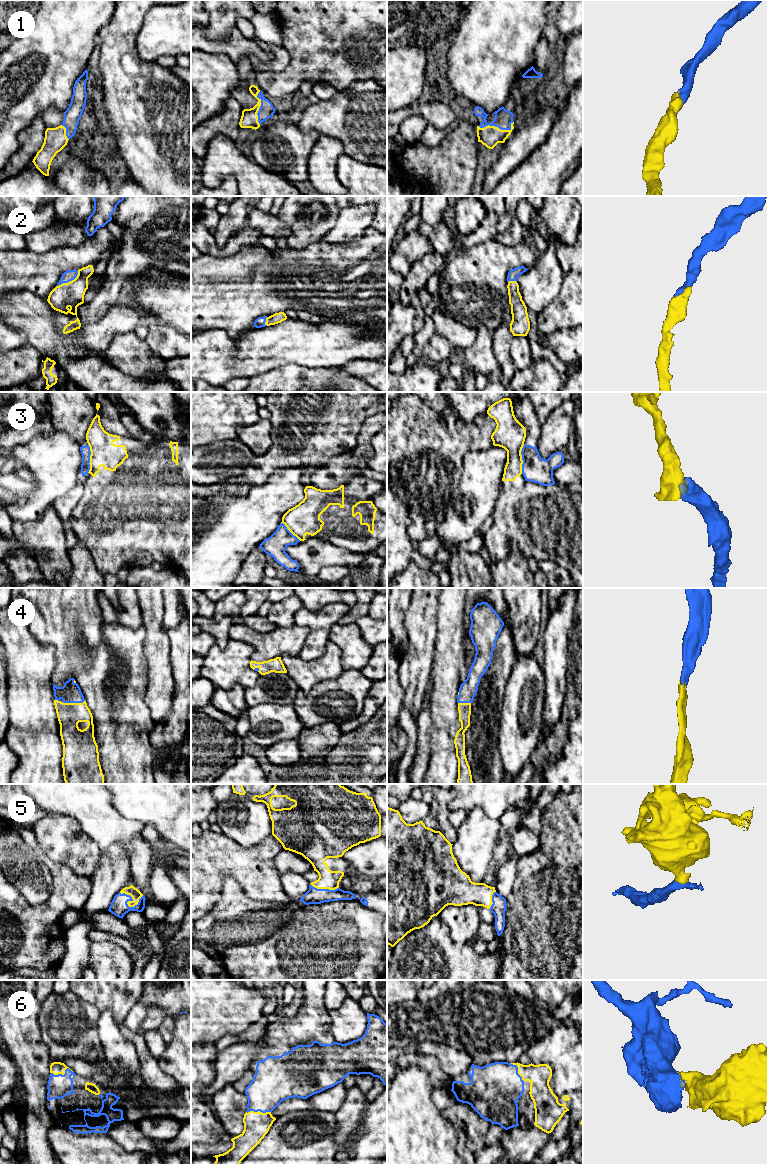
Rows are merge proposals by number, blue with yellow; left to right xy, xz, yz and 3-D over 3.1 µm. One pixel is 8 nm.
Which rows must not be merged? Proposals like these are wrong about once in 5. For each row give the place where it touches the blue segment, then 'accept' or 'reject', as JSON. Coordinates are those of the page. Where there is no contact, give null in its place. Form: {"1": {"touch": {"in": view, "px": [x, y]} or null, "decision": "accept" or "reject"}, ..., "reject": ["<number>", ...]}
{"1": {"touch": {"in": "yz", "px": [497, 126]}, "decision": "accept"}, "2": {"touch": {"in": "xy", "px": [69, 281]}, "decision": "accept"}, "3": {"touch": {"in": "yz", "px": [522, 459]}, "decision": "reject"}, "4": {"touch": {"in": "xy", "px": [73, 702]}, "decision": "accept"}, "5": {"touch": {"in": "xy", "px": [126, 903]}, "decision": "accept"}, "6": {"touch": {"in": "xy", "px": [61, 1074]}, "decision": "accept"}, "reject": ["3"]}

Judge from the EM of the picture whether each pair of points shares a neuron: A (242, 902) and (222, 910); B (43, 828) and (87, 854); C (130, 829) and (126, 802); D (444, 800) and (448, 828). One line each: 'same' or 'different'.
A: same
B: same
C: different
D: same

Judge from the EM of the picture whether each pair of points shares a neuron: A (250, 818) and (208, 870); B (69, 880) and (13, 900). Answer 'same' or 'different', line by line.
A: different
B: same

